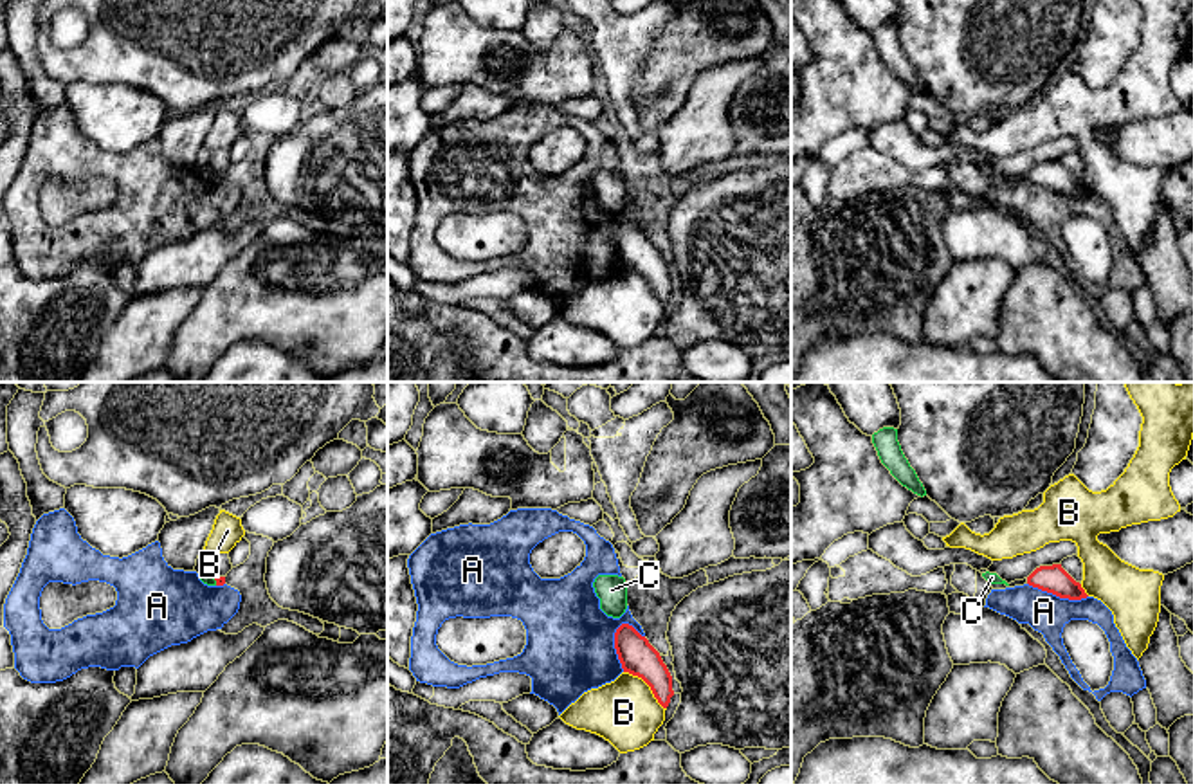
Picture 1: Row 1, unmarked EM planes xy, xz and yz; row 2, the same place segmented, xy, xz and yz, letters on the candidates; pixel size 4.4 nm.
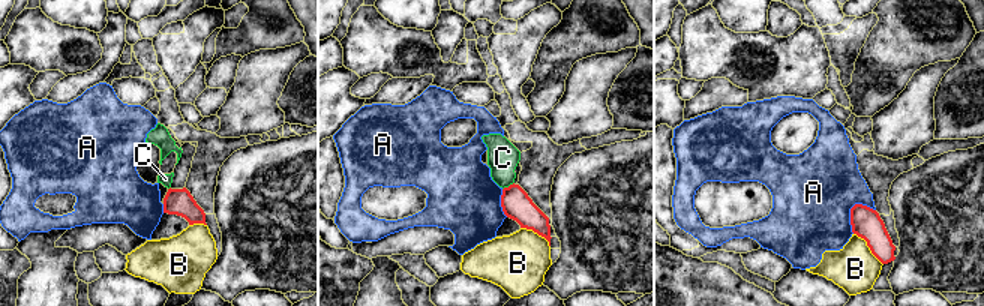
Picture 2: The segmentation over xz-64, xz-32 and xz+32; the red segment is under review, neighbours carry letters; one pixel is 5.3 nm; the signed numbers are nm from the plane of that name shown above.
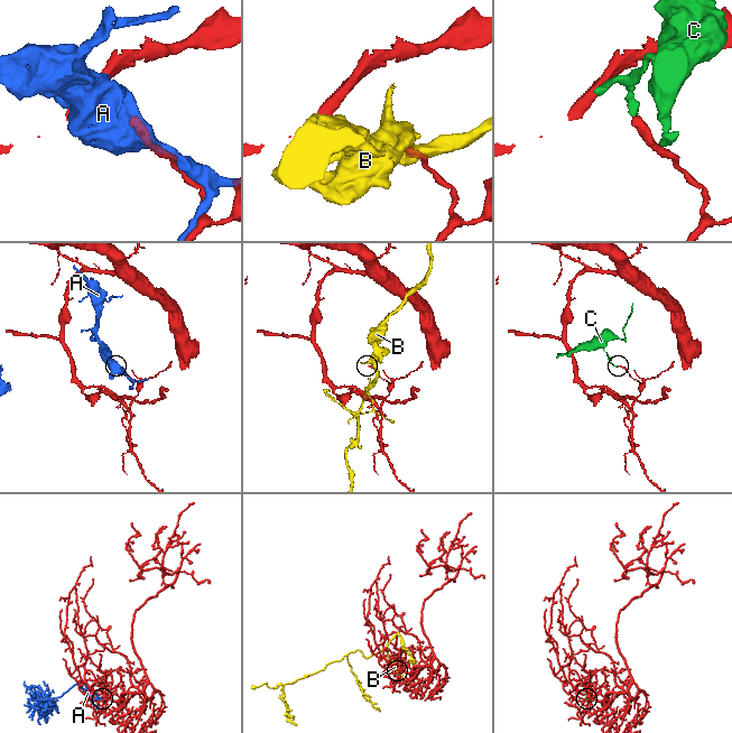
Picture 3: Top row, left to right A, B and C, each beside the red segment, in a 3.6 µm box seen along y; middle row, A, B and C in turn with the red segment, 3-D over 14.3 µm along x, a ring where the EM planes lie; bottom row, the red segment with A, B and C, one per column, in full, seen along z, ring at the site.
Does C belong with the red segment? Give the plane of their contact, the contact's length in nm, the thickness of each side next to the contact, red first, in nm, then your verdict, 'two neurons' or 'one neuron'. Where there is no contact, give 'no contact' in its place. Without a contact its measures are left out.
meets red in xy; contact 40 nm long; 50 nm thick on the red side, 60 nm on the other; two neurons

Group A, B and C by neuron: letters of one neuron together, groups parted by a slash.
A / B / C

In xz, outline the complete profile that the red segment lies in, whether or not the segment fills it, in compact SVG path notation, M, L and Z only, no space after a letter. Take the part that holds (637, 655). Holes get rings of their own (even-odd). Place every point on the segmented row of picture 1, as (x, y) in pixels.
M622 624L615 633L615 649L624 672L642 678L658 703L667 708L672 690L672 676L660 652L633 625Z

